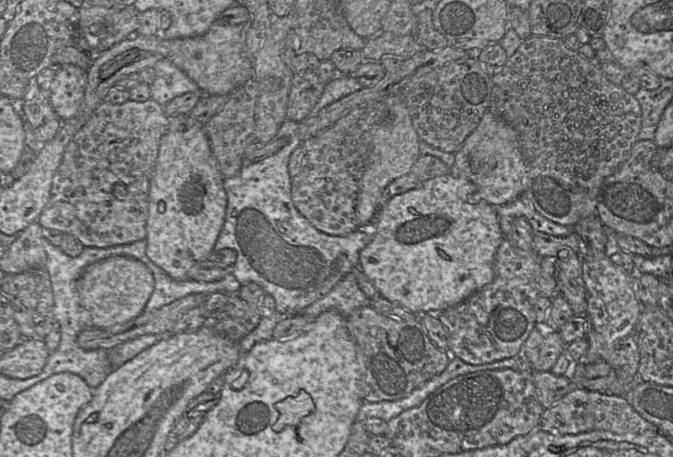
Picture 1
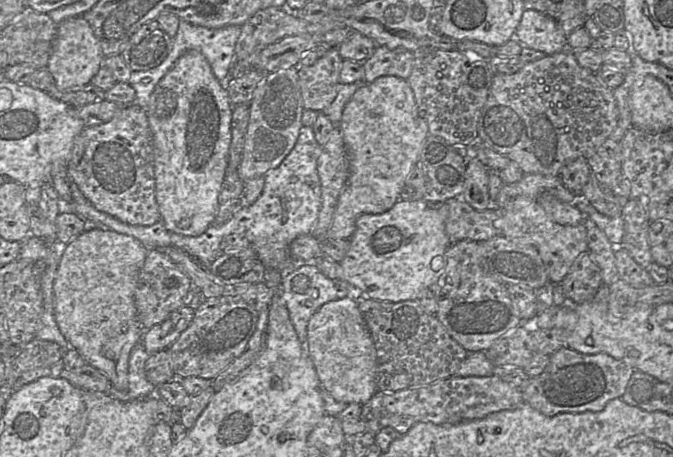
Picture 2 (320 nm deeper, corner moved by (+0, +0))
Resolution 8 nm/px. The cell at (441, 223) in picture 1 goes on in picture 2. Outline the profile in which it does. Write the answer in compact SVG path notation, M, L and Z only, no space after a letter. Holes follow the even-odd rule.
M421 200L399 201L382 214L363 214L357 218L356 230L350 238L350 249L339 263L342 279L359 294L378 301L392 303L415 300L419 293L436 281L445 268L445 253L453 244L446 233L448 207L445 203L428 203Z

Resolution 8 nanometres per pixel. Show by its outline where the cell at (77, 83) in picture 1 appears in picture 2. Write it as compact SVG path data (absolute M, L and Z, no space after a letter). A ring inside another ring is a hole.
M75 16L58 24L47 69L59 90L72 91L91 82L103 65L104 58L100 43L89 23L83 17Z

